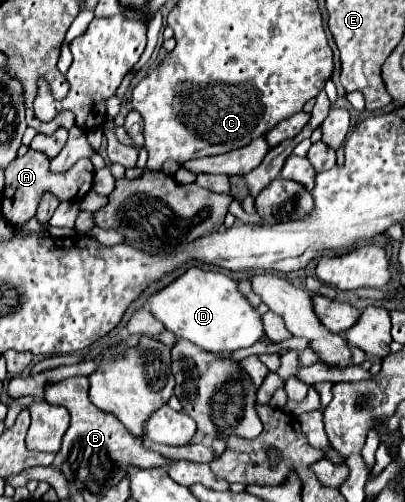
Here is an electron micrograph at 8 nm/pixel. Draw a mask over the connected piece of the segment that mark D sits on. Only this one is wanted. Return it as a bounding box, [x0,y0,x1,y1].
[147,267,263,353]

